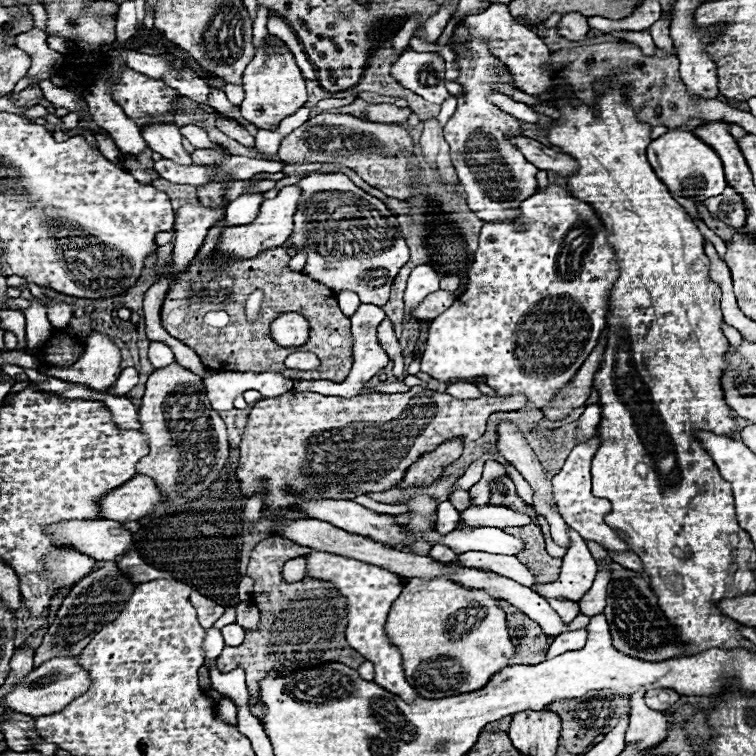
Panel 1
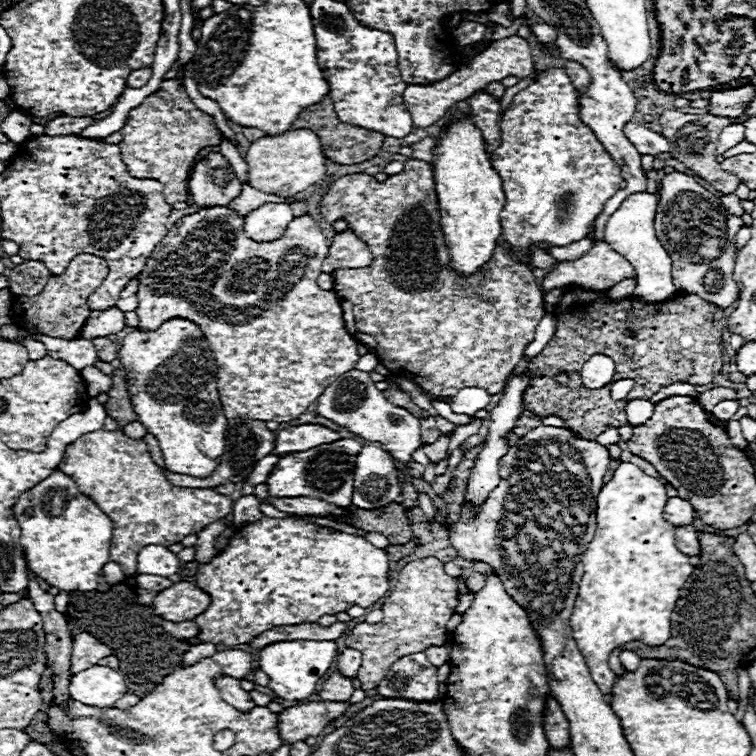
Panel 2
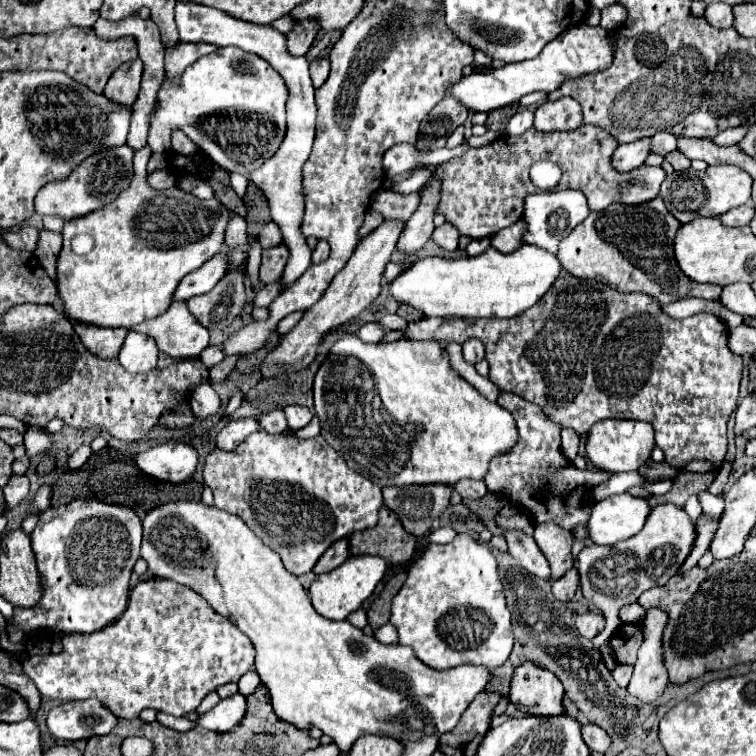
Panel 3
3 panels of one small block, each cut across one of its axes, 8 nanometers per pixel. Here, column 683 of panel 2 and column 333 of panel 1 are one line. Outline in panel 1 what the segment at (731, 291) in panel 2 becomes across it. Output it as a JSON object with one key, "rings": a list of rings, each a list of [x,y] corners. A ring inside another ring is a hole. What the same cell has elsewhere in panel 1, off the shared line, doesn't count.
{"rings":[[[342,172],[310,174],[298,186],[304,190],[304,204],[300,204],[294,222],[306,228],[294,228],[288,242],[294,248],[308,248],[308,262],[302,272],[334,292],[352,290],[362,302],[384,306],[398,270],[410,256],[396,216]]]}

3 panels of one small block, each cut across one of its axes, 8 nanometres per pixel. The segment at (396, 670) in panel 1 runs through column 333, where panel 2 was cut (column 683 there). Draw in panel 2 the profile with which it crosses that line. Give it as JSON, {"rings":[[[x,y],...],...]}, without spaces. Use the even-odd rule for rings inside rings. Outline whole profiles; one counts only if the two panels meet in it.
{"rings":[[[620,462],[620,466],[614,470],[612,480],[604,484],[596,496],[596,532],[582,556],[584,576],[580,580],[574,612],[570,616],[570,628],[576,646],[584,656],[584,662],[592,672],[592,680],[604,694],[608,694],[614,684],[614,672],[608,668],[608,654],[614,648],[632,640],[640,640],[648,646],[660,646],[670,638],[672,608],[680,596],[684,582],[694,570],[694,566],[688,562],[688,556],[682,554],[674,544],[676,528],[662,518],[666,500],[668,496],[664,484],[644,474],[630,462]]]}

